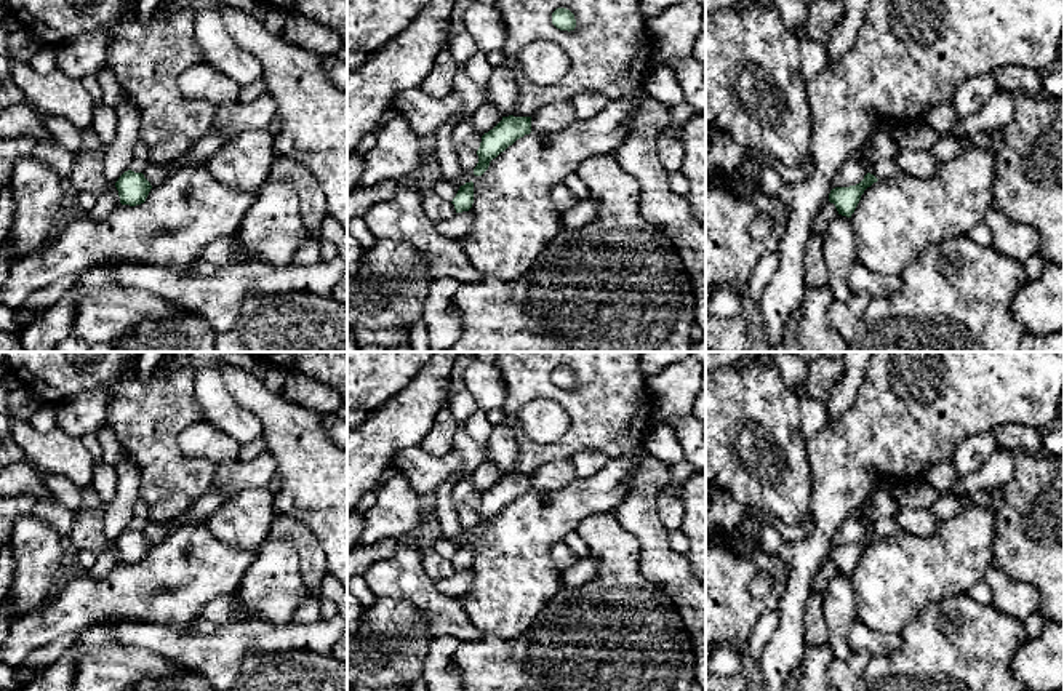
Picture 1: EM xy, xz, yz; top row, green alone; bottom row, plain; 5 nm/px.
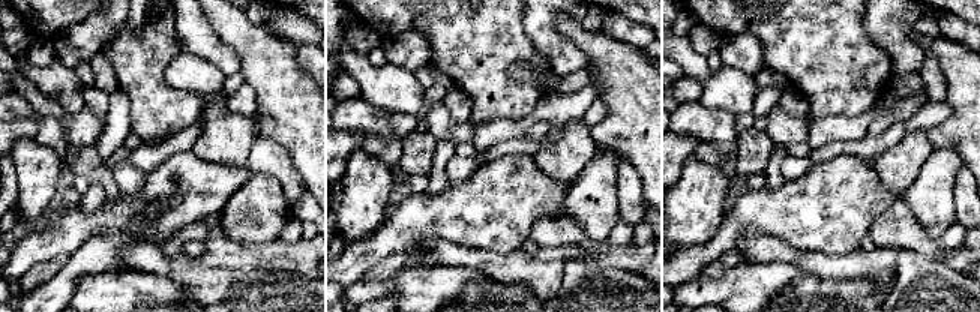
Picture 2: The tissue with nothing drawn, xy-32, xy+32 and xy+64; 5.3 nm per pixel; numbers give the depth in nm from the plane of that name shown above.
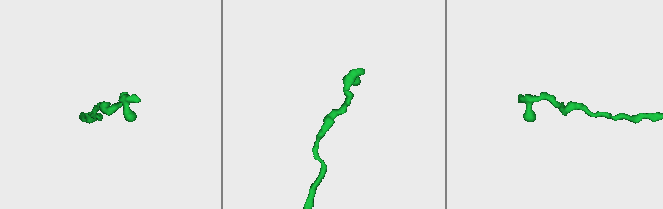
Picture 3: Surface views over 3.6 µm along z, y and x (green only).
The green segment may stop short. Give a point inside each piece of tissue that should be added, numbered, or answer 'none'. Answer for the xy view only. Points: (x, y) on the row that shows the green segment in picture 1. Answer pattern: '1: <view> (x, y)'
none

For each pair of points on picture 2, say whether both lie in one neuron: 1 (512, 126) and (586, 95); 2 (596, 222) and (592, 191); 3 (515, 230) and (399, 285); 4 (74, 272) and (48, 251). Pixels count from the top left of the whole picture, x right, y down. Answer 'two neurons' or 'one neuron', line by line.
1: one neuron
2: one neuron
3: two neurons
4: two neurons

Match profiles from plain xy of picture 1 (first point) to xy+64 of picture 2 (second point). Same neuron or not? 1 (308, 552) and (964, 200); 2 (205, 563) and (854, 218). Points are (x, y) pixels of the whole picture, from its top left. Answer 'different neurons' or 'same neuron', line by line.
1: same neuron
2: same neuron

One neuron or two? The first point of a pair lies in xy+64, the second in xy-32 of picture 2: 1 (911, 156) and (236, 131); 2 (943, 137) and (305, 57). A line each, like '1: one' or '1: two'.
1: one
2: two

